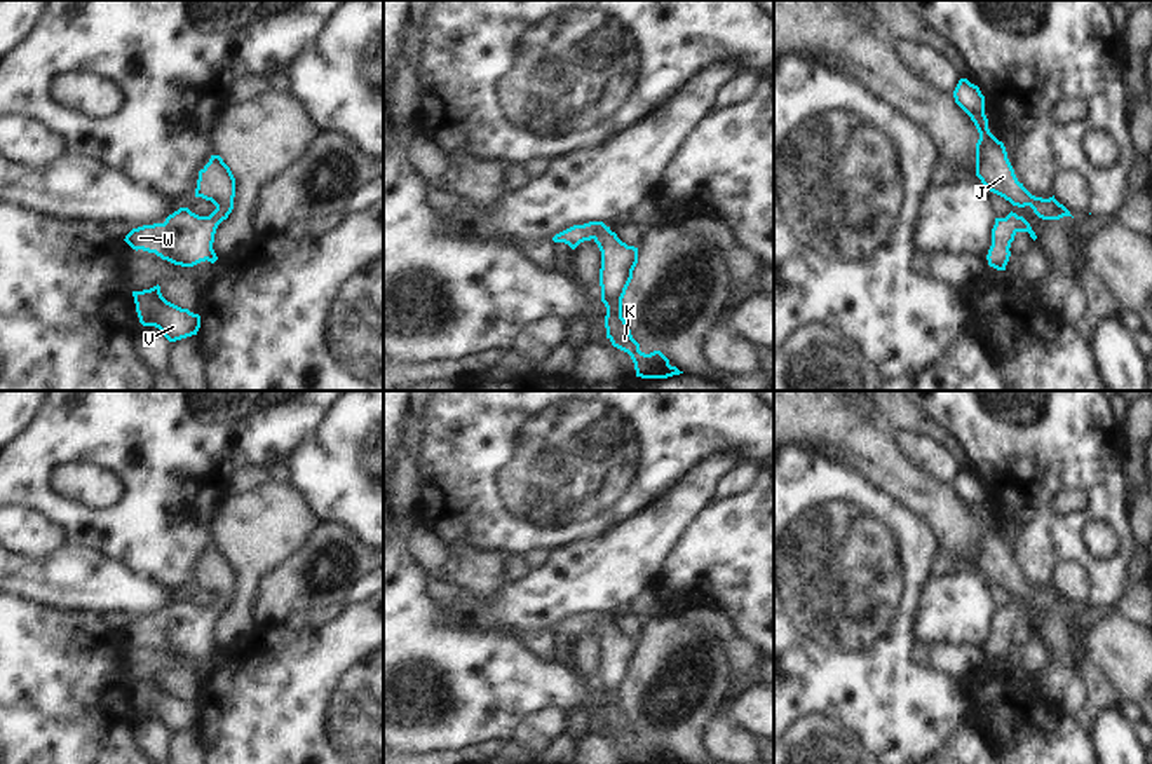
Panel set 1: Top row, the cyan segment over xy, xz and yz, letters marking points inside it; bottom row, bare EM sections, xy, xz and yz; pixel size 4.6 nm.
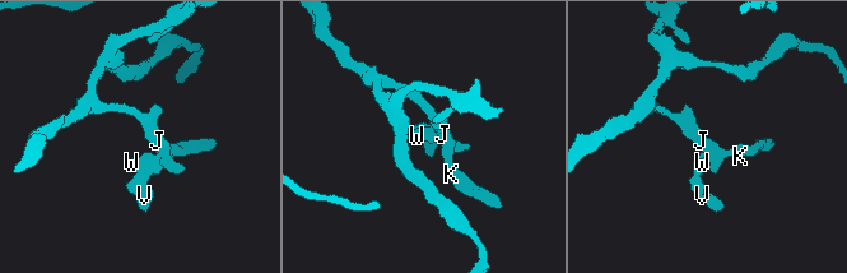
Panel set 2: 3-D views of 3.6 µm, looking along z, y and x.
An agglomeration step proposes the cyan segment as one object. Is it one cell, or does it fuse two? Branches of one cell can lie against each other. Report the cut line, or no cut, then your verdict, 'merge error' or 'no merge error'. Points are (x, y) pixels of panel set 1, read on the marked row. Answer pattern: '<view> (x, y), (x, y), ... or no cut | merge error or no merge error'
no cut | no merge error

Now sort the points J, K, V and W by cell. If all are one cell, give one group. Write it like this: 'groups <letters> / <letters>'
groups J K V W

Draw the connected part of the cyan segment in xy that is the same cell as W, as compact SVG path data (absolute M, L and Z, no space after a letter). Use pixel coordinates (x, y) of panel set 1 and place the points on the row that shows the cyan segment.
M211 155L199 171L195 197L211 201L216 209L209 216L199 216L180 208L164 223L132 229L124 241L136 251L155 253L174 265L193 267L206 260L214 263L214 234L232 213L235 197L235 178L220 155Z

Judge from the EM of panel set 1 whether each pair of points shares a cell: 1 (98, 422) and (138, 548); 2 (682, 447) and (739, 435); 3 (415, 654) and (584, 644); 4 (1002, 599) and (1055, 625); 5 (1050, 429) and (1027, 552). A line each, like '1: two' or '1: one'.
1: one
2: one
3: two
4: one
5: one

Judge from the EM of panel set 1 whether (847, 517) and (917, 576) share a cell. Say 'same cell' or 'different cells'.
same cell

